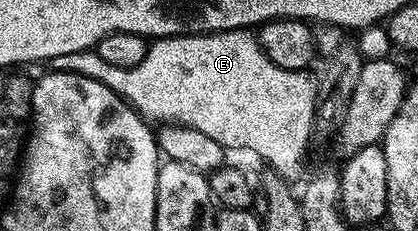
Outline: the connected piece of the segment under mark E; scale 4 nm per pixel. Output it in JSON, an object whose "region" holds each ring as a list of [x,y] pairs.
{"region":[[[230,27],[219,33],[158,36],[150,44],[147,55],[143,55],[143,63],[135,63],[135,67],[111,67],[111,63],[99,59],[95,51],[86,51],[58,53],[56,57],[49,58],[47,69],[51,73],[78,73],[98,80],[150,123],[186,125],[195,131],[203,131],[203,135],[215,139],[215,143],[224,145],[226,150],[246,149],[262,157],[272,172],[290,183],[296,182],[296,177],[300,175],[309,140],[315,137],[313,120],[318,82],[314,78],[312,81],[308,72],[275,67],[275,63],[267,59],[263,47],[259,47],[256,36],[245,27]]]}

